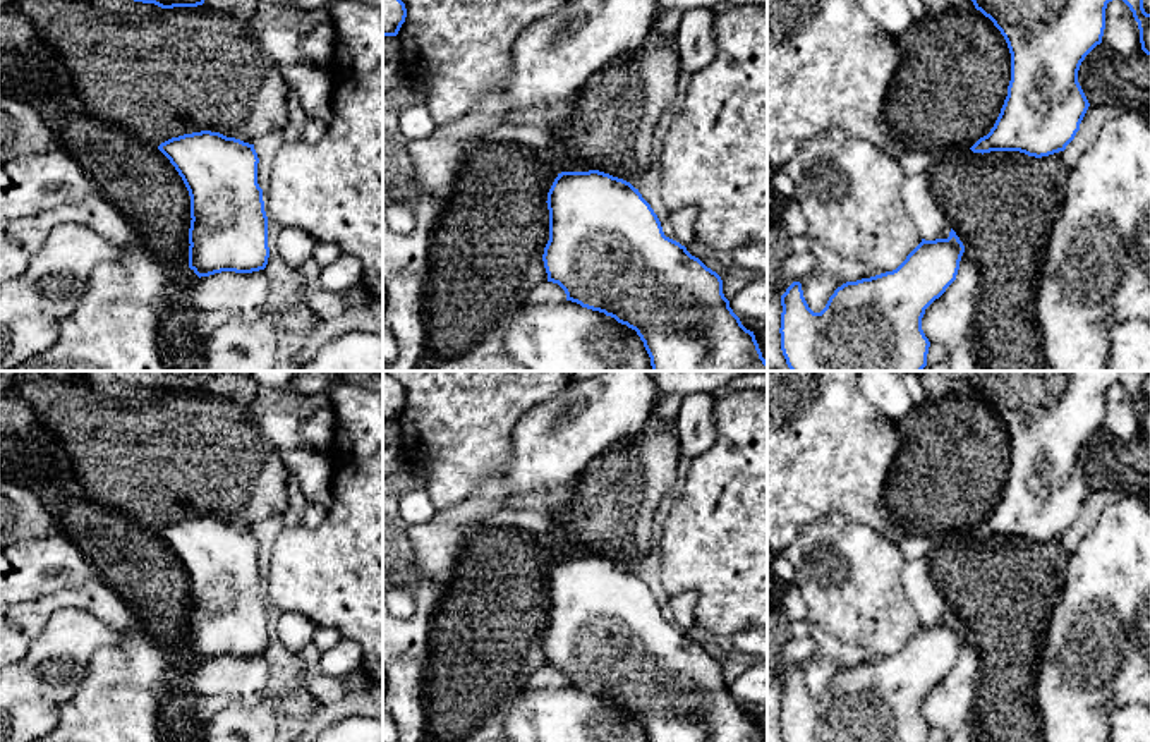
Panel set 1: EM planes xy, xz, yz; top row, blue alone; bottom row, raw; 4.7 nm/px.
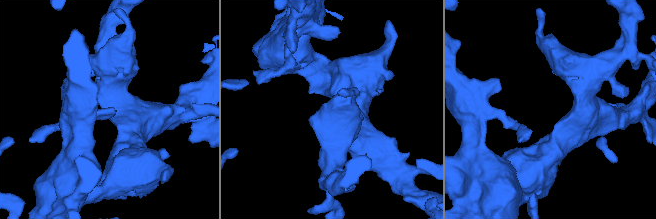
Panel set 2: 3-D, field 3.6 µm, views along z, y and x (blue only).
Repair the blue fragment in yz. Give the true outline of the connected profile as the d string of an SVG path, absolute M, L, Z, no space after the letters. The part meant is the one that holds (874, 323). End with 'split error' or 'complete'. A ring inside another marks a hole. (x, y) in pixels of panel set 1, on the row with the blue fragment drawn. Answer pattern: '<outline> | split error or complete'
M951 228L947 239L922 242L893 271L846 282L834 290L826 307L814 313L793 282L781 295L781 350L791 371L922 371L927 366L930 342L922 330L925 309L956 280L965 246Z | complete

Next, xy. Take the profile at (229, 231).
M201 131L158 146L191 196L189 268L201 278L264 270L268 216L254 144Z | complete

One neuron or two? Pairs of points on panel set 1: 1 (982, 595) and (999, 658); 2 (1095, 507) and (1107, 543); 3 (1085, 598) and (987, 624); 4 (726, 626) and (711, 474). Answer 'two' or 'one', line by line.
1: one
2: two
3: two
4: one

